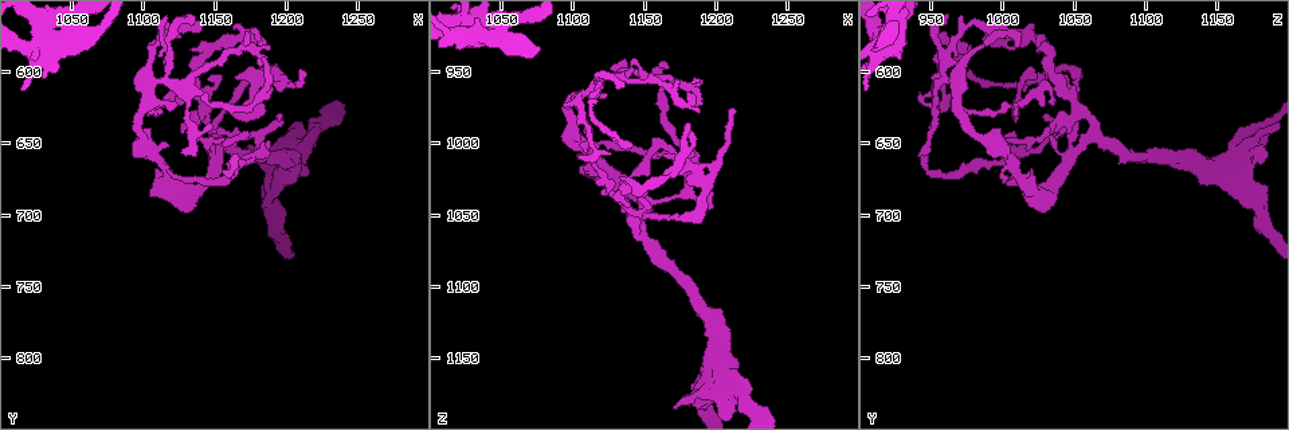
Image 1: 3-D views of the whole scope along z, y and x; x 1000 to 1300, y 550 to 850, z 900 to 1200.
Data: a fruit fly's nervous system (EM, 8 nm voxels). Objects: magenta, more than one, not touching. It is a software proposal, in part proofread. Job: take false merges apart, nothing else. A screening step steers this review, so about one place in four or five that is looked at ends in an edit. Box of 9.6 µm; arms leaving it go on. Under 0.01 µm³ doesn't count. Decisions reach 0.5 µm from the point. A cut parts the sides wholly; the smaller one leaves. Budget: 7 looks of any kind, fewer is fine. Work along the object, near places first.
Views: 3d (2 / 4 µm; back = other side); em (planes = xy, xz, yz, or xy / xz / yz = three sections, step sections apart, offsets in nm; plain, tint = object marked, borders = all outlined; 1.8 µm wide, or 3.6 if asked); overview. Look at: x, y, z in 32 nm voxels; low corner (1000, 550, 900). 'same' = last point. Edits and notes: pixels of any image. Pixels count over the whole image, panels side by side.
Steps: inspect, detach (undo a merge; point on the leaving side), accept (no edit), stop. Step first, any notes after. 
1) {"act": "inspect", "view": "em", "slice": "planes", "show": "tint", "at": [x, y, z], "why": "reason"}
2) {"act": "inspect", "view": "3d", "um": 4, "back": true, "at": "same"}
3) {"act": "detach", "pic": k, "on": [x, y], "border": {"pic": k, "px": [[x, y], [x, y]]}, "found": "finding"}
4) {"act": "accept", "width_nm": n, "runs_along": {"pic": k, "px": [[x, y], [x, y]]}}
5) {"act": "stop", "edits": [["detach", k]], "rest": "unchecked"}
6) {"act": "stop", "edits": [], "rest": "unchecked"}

{"act": "inspect", "view": "em", "slice": "planes", "show": "plain", "at": [1114, 668, 1008]}

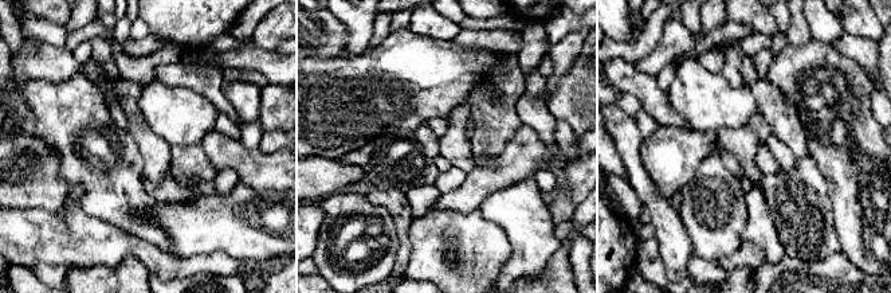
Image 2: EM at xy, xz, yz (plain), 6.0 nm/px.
{"act": "inspect", "view": "em", "slice": "planes", "show": "tint", "at": "same", "why": "with the object marked"}

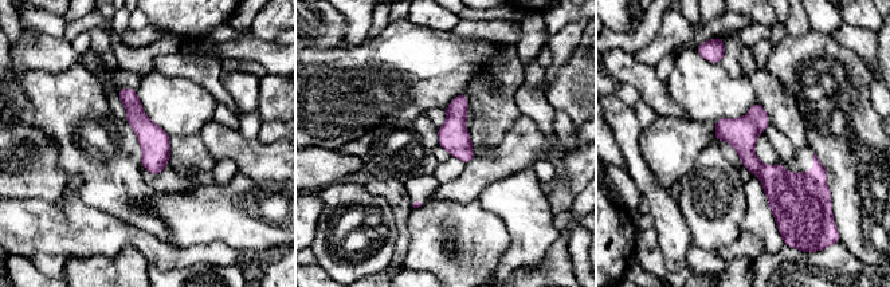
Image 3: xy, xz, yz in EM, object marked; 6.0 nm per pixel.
{"act": "accept", "width_nm": 180, "found": "all the same neuron"}

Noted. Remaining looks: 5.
{"act": "inspect", "view": "3d", "um": 4, "at": [1150, 648, 1066], "why": "four-way junction"}

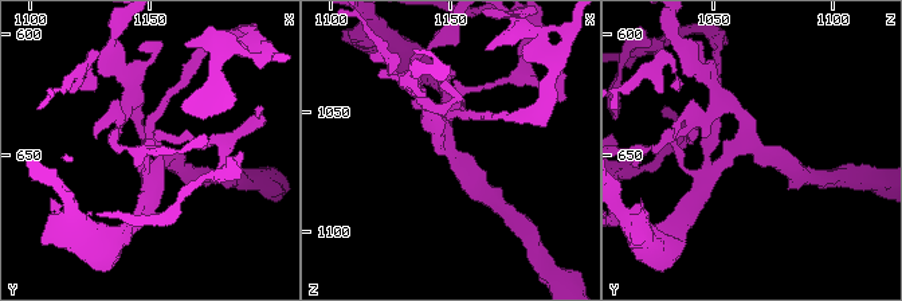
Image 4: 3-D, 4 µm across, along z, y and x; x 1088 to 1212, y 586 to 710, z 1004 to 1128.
{"act": "inspect", "view": "em", "slice": "xz", "step": 8, "show": "tint", "at": [1150, 646, 1065], "why": "shape alone is not enough"}

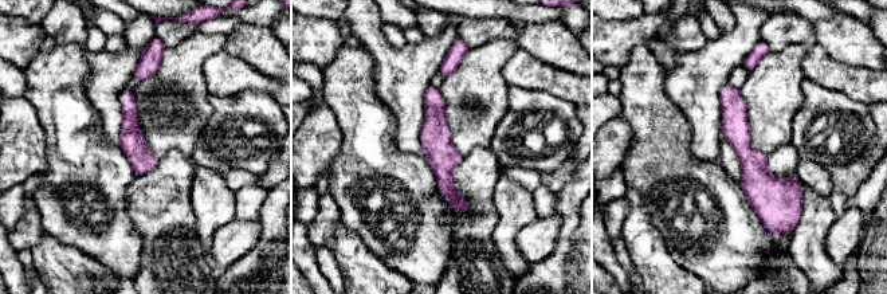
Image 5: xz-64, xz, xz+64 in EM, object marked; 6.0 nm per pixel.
{"act": "inspect", "view": "em", "slice": "xy", "step": 4, "show": "tint", "at": "same"}

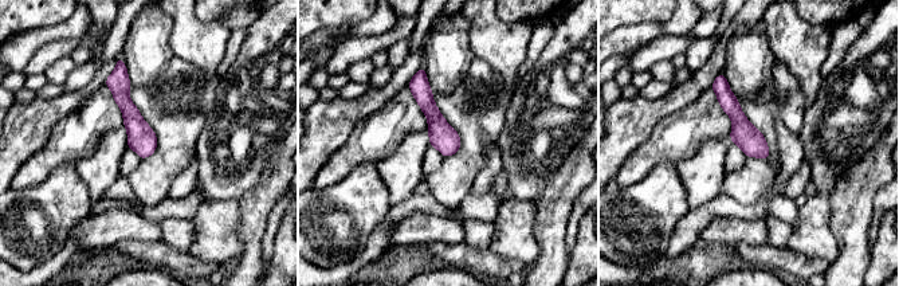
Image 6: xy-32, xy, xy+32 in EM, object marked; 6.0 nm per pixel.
{"act": "accept", "width_nm": 160, "found": "continuous, no second neuron"}

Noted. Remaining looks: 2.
{"act": "stop", "edits": [], "rest": "unchecked"}

